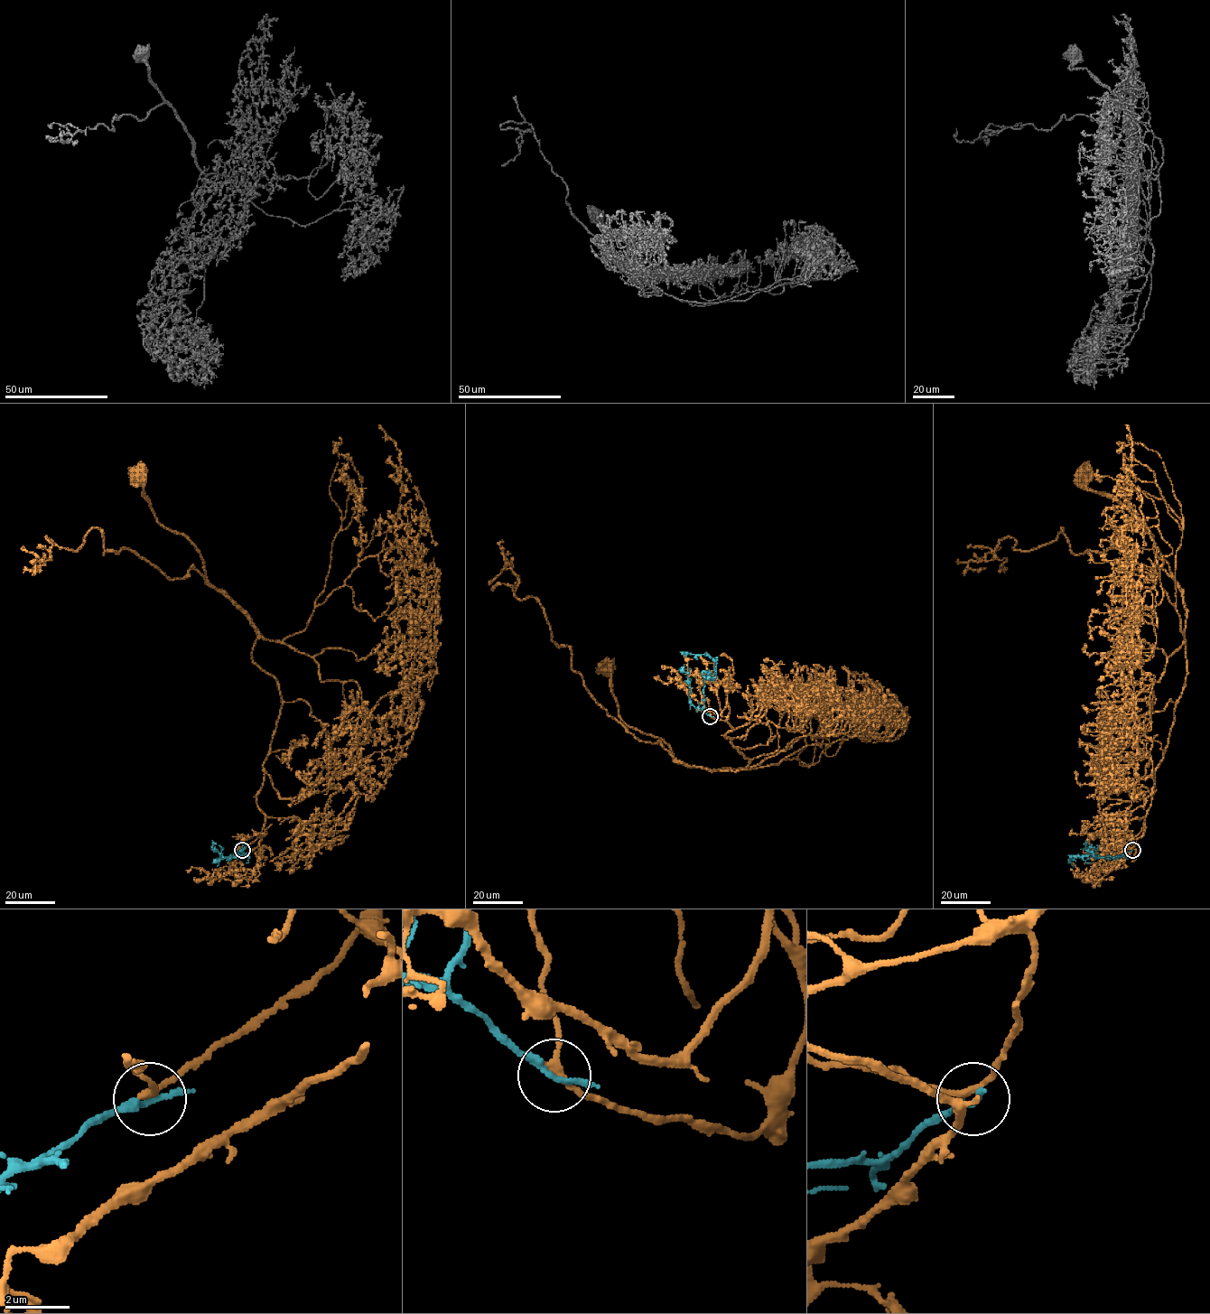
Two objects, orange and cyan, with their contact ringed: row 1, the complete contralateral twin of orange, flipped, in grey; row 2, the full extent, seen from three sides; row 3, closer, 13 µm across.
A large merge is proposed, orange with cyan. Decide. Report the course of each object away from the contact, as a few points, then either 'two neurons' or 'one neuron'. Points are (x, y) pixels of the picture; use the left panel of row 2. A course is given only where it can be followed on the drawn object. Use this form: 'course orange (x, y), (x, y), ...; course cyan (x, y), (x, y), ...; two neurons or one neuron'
course orange (242, 849), (265, 822), (256, 795), (282, 697), (253, 661), (255, 626), (158, 521), (137, 473); course cyan (242, 850), (234, 854), (236, 858), (246, 856), (222, 858), (212, 862); one neuron

